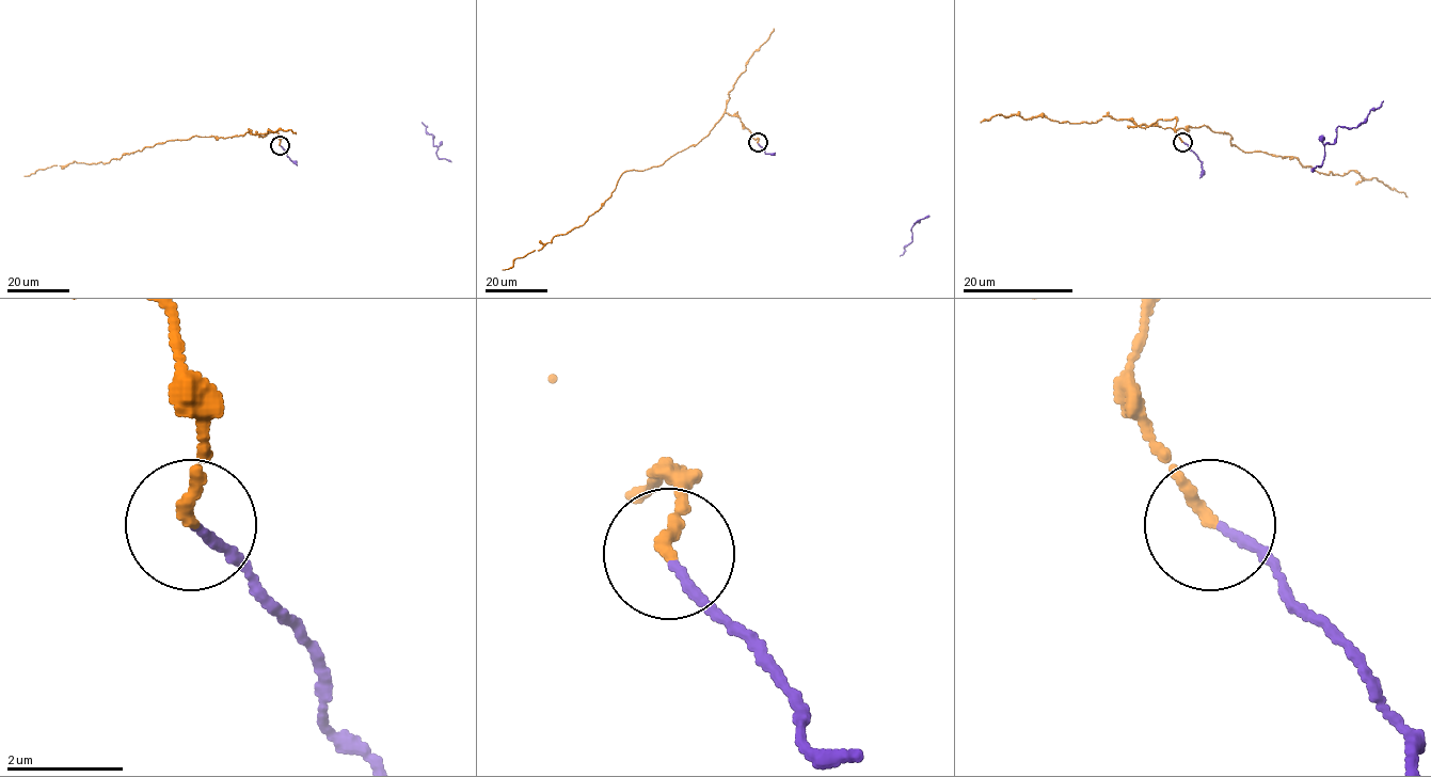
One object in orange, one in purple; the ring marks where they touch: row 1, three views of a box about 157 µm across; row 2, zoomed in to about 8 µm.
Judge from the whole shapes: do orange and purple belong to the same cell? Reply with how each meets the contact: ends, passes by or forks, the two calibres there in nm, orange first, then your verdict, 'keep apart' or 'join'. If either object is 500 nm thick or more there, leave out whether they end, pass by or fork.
orange ends there; purple ends there; 200 nm thick on the orange side, 150 nm on the other; join

